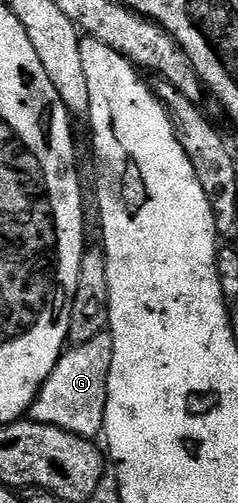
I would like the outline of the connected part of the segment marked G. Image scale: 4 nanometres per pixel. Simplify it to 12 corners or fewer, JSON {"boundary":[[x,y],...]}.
{"boundary":[[114,346],[69,347],[30,409],[37,424],[99,437]]}

